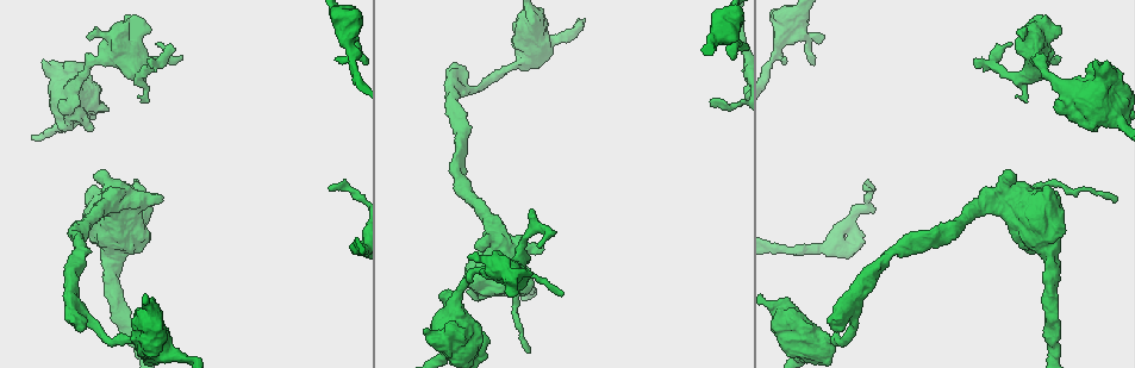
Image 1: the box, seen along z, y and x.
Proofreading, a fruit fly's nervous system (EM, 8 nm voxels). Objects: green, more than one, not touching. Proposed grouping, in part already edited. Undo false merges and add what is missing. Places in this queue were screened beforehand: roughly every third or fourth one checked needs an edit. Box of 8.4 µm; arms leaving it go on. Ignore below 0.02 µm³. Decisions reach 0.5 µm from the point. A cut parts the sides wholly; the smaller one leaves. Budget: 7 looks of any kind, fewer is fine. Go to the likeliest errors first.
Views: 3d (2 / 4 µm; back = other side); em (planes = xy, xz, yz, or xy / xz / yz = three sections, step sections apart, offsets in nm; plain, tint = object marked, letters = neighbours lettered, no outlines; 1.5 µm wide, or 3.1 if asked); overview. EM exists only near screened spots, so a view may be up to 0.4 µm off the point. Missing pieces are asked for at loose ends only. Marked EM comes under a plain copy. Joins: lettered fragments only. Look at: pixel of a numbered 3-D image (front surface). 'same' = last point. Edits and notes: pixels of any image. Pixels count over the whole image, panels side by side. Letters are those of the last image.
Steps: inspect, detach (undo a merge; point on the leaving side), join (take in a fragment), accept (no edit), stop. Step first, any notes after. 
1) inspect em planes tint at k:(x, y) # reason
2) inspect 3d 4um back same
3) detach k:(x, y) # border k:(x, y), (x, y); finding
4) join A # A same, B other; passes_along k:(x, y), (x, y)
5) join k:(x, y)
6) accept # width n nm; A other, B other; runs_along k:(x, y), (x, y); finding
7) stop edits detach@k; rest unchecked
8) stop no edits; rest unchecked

inspect 3d 2um at 1:(89, 36) # branch stops here

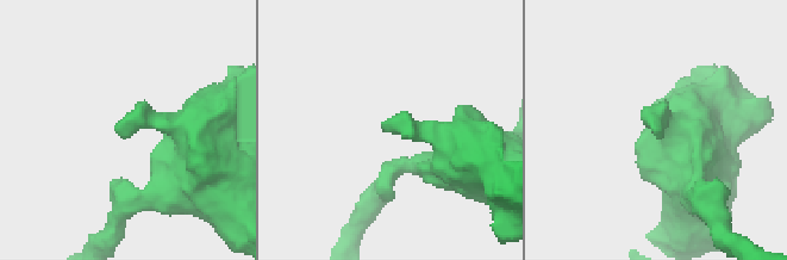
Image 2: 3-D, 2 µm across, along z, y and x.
inspect em xz step 8 letters at 2:(385, 129)

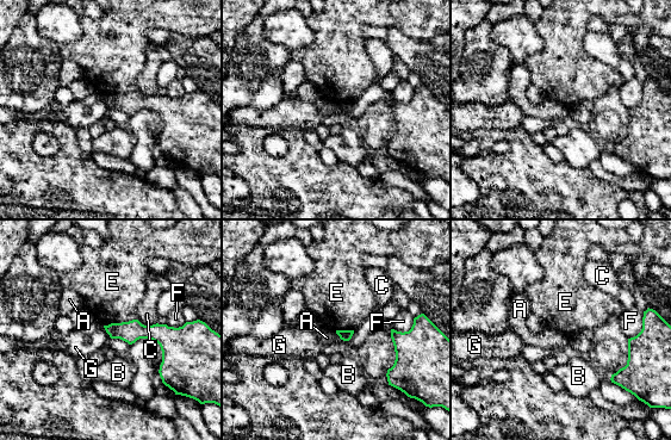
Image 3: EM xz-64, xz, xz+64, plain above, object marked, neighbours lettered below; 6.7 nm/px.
accept # A other, B other, C other, E other, F other, G other; runs_along 3:(109, 328), (156, 332), (179, 339); none of them fits

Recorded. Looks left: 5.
inspect em xy step 8 letters at 1:(866, 187) # branch stops here

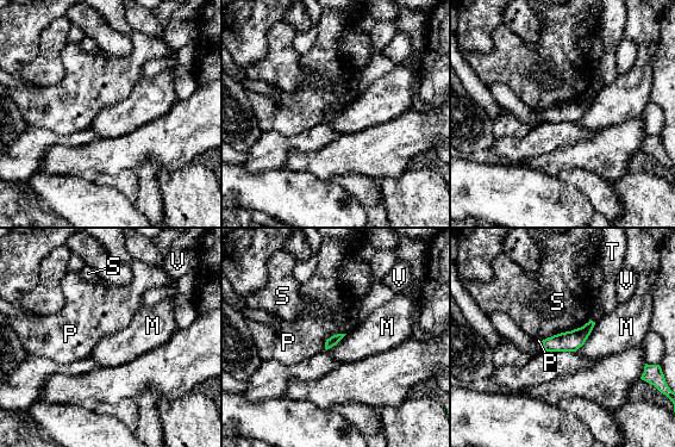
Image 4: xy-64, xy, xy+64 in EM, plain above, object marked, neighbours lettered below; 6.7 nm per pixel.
accept # M other, P other, S other, T other, V other; border 4:(589, 321), (542, 341); none of them fits

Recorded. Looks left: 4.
inspect em 3.1um xz step 16 tint at 1:(81, 329) # branch stops here

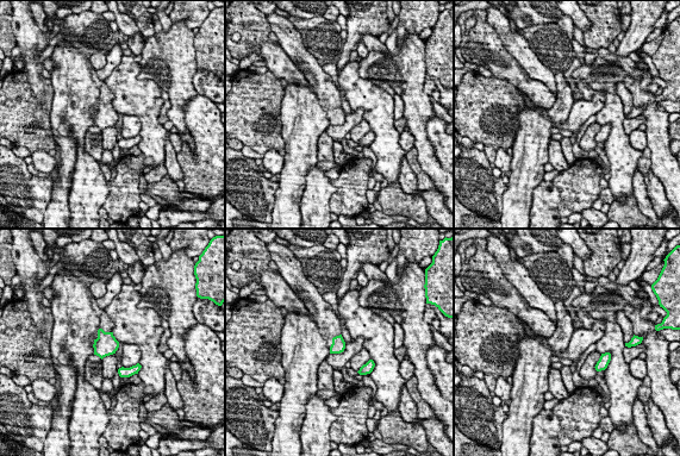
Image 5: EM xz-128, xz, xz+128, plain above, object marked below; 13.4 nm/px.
inspect em 3.1um planes letters same # cut it another way

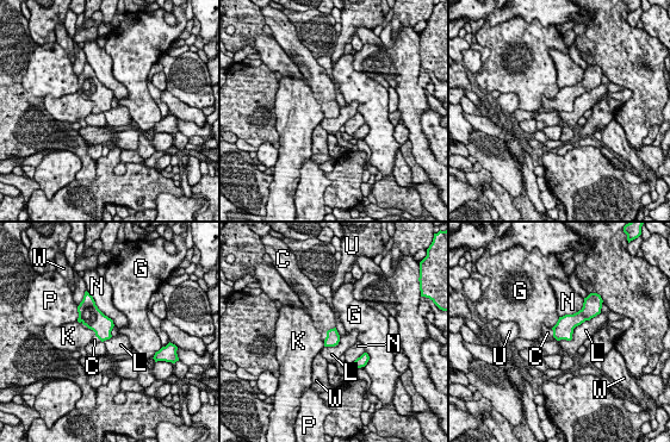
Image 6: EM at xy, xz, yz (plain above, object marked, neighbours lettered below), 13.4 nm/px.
join C # C same, G other, K other, L other, N other, P other, U other, W other; the cell continues

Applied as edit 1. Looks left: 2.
stop edits join@6; rest unchecked

